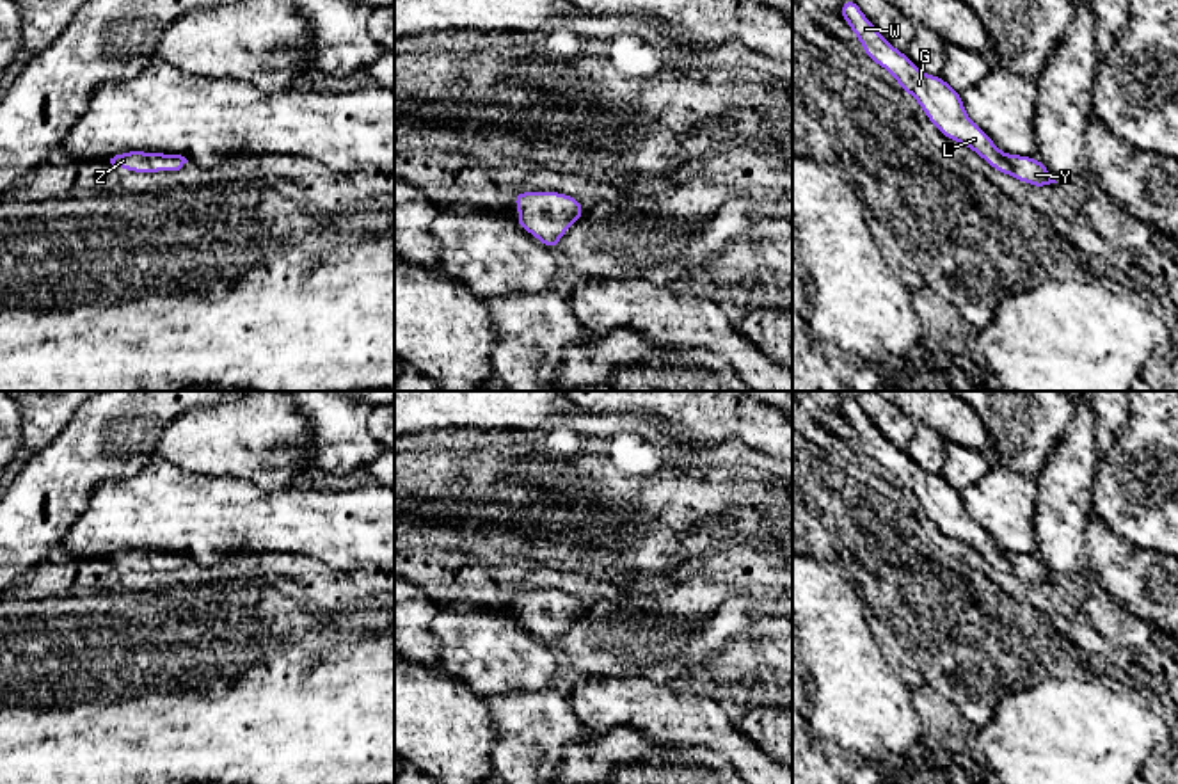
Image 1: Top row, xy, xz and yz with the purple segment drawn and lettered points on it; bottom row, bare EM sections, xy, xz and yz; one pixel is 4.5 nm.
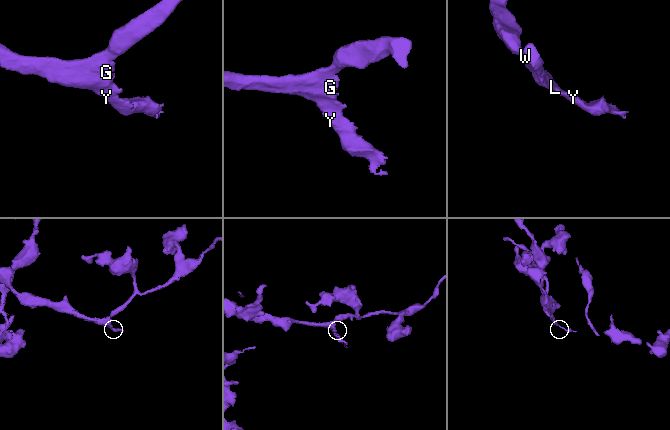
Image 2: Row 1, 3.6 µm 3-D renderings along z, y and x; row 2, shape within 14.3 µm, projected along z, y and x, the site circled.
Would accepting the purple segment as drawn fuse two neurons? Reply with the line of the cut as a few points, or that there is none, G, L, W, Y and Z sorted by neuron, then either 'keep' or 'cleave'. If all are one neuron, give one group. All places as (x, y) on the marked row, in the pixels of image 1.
no cut | G L W Y Z | keep

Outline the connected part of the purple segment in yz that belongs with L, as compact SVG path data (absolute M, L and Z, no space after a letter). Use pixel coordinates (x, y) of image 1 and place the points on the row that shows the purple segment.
M842 0L840 16L860 39L867 57L895 76L897 85L920 103L927 119L945 139L968 146L995 171L1029 185L1045 188L1050 183L1057 183L1038 158L1002 153L993 140L968 119L961 94L942 76L922 73L904 52L890 46L878 28L864 16L858 2Z

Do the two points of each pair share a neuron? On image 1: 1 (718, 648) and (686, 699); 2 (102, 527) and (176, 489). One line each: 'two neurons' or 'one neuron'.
1: two neurons
2: one neuron

